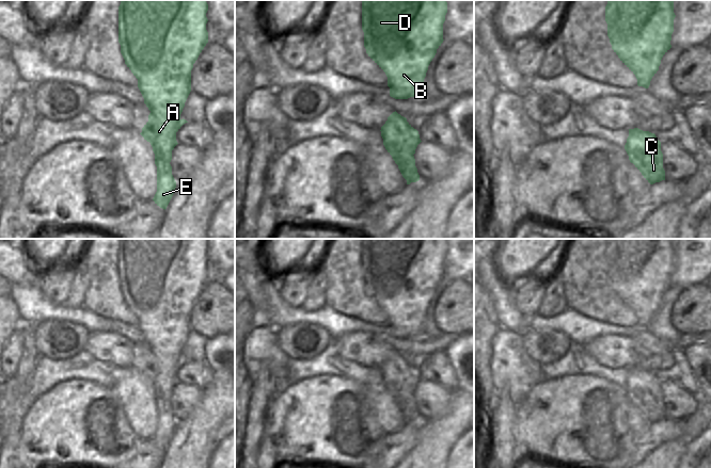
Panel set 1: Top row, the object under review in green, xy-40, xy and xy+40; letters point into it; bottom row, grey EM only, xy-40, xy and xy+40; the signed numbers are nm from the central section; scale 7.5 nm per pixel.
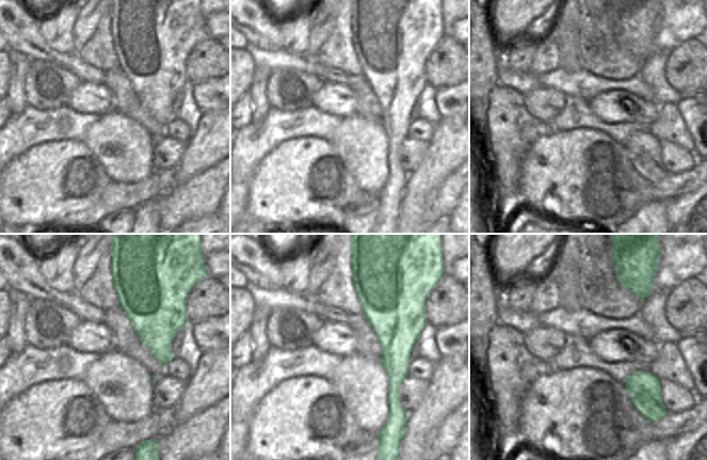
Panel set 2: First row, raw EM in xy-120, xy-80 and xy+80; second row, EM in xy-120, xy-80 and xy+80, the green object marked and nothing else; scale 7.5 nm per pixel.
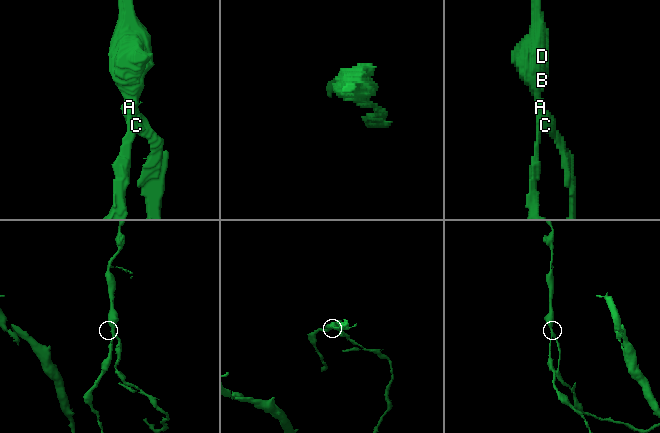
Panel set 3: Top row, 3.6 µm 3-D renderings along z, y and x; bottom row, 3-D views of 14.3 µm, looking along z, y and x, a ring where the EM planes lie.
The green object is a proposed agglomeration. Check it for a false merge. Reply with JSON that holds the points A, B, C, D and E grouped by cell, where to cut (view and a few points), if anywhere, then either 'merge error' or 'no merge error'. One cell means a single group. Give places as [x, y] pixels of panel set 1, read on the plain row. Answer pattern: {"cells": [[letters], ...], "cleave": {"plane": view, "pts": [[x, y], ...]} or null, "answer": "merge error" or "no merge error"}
{"cells": [["A", "B", "D", "E"], ["C"]], "cleave": {"plane": "xy", "pts": [[409, 386], [398, 394], [397, 400], [403, 405], [405, 417]]}, "answer": "merge error"}

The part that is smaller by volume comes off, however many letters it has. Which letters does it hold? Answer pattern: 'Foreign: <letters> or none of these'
Foreign: C

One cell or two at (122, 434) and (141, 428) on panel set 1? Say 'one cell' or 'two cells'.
two cells

